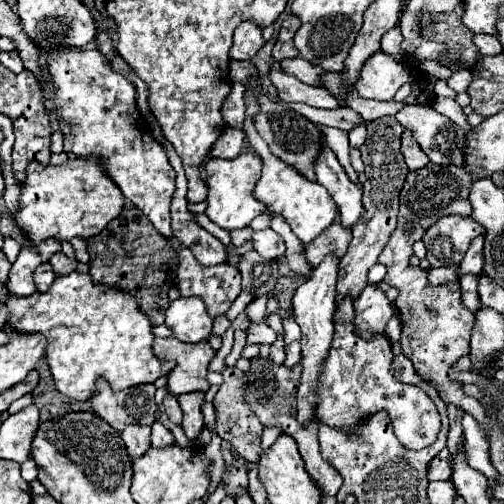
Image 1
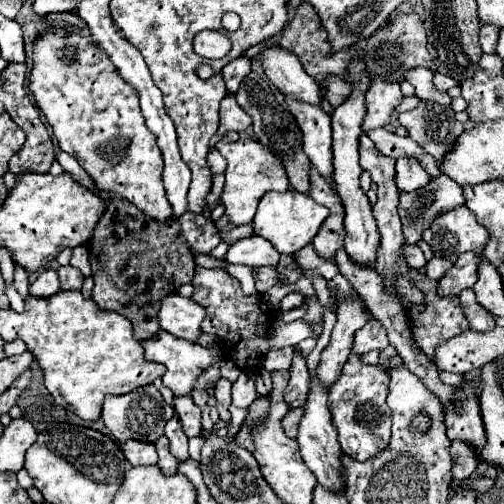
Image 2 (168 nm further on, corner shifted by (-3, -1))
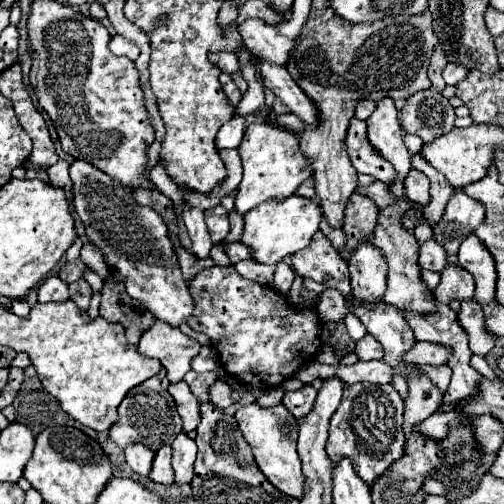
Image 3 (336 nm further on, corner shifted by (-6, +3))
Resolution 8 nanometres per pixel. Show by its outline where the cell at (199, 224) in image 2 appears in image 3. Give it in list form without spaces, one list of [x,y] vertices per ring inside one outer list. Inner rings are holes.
[[[216,205],[216,207],[206,209],[204,213],[206,213],[206,225],[208,225],[208,231],[212,235],[212,241],[214,243],[224,241],[226,235],[228,235],[228,231],[230,231],[228,211],[222,205]]]

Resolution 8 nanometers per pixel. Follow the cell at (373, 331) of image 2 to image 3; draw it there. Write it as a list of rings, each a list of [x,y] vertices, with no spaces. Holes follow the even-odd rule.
[[[366,335],[364,339],[360,339],[356,343],[356,355],[358,355],[360,361],[382,359],[384,357],[384,349],[380,347],[380,343],[376,339],[372,339],[372,335]]]

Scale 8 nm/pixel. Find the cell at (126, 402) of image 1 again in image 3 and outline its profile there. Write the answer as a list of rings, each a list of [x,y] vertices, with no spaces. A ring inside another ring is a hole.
[[[150,377],[148,381],[144,381],[138,387],[128,391],[128,395],[124,397],[124,401],[118,407],[118,423],[110,429],[112,429],[112,431],[108,431],[110,439],[122,449],[130,443],[142,443],[148,449],[158,451],[164,443],[170,445],[172,439],[176,439],[176,435],[180,435],[182,421],[176,411],[172,395],[160,385],[158,377]]]

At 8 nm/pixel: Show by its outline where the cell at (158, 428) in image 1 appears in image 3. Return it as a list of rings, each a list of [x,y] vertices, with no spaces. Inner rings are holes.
[[[168,445],[160,447],[160,451],[154,457],[154,465],[152,465],[152,473],[150,473],[150,479],[154,483],[164,483],[164,485],[174,483],[174,471],[172,471],[170,459],[172,459],[172,449]]]

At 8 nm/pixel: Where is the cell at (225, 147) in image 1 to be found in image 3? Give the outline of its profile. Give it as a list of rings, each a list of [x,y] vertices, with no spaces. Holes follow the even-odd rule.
[[[234,115],[230,119],[230,123],[226,123],[218,137],[216,137],[216,147],[217,149],[231,149],[237,148],[240,145],[240,139],[244,135],[244,117],[240,115]]]

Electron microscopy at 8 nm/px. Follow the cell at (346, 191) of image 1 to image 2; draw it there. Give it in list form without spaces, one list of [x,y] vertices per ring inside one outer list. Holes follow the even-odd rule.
[[[293,97],[285,99],[293,117],[303,131],[303,151],[307,153],[311,165],[321,173],[325,181],[337,193],[333,183],[333,145],[331,145],[331,117],[317,105],[299,103]]]

